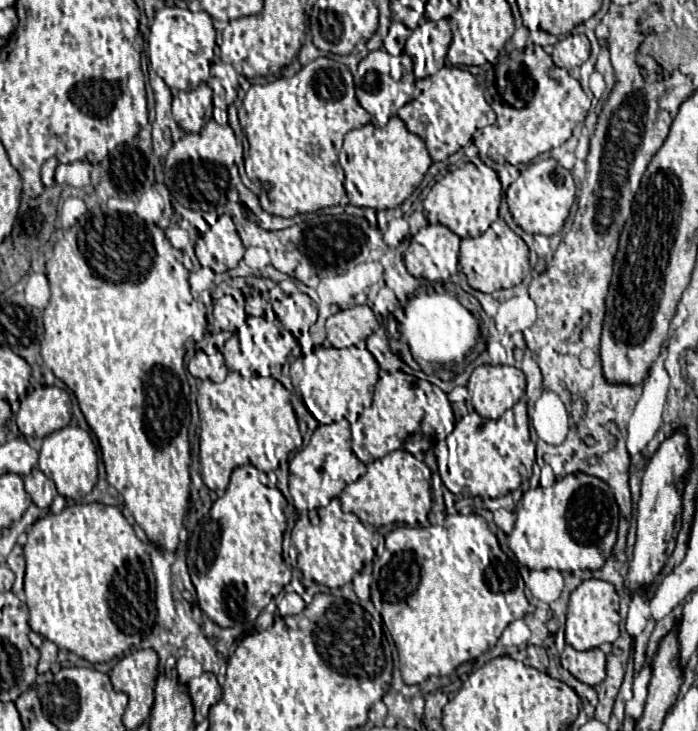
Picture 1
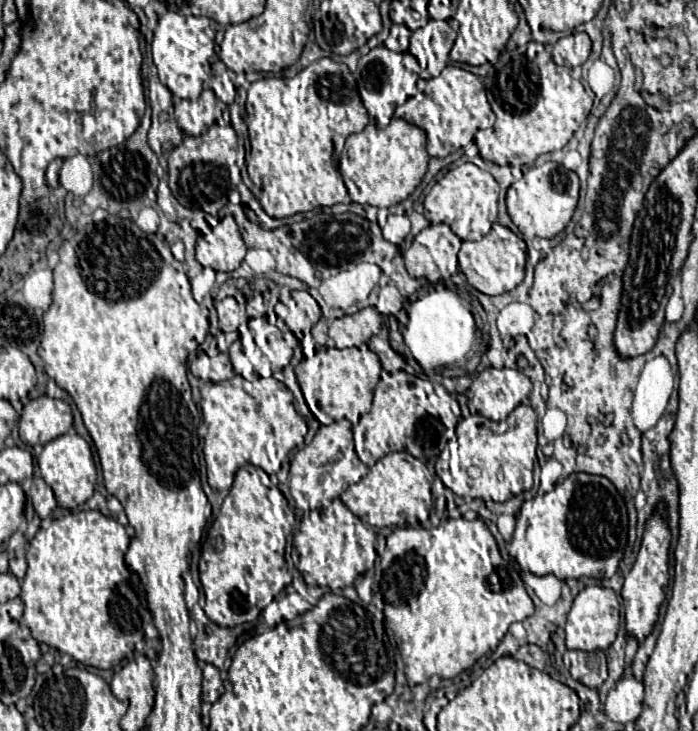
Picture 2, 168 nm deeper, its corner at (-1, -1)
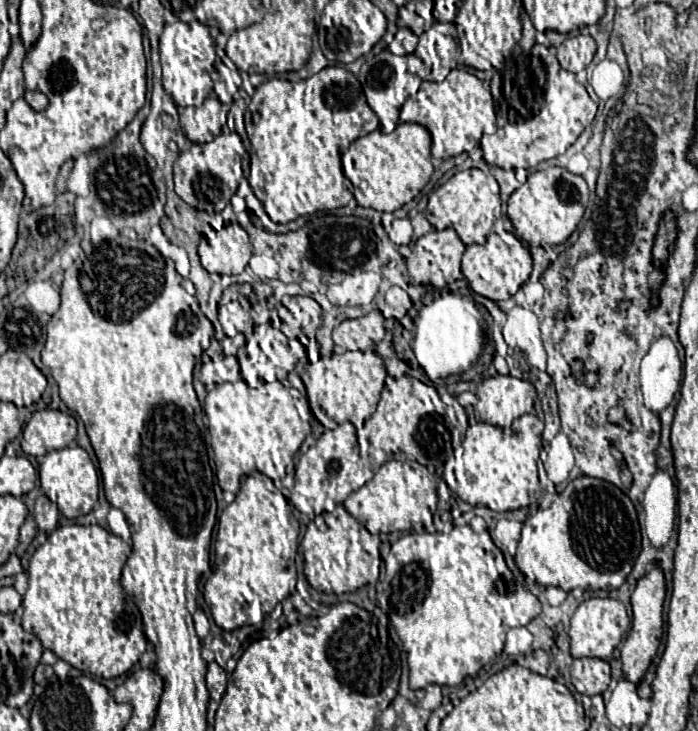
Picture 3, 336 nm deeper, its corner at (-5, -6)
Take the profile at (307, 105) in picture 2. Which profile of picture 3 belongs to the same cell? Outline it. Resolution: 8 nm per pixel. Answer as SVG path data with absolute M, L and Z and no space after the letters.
M329 66L317 72L315 76L299 82L271 78L257 86L248 110L251 116L245 116L245 129L252 146L249 184L273 222L287 224L305 214L345 207L353 200L353 194L347 186L347 178L343 174L341 155L353 140L367 136L369 132L379 128L379 120L365 100L359 80L351 72L337 66Z

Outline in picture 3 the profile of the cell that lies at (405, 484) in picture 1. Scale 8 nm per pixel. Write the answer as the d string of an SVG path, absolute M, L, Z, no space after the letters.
M385 462L379 472L345 500L345 510L371 534L391 532L434 533L433 510L437 508L437 477L417 462Z

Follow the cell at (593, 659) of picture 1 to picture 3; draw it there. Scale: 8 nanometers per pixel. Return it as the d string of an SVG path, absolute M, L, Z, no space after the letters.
M577 658L571 666L571 680L579 694L595 696L607 690L609 678L609 664L599 658Z

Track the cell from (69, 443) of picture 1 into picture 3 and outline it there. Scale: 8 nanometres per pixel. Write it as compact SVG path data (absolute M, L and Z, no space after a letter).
M77 444L45 454L39 466L39 480L41 480L41 490L47 494L51 502L59 506L59 512L67 518L79 518L89 514L97 502L97 492L99 492L97 470L89 454Z

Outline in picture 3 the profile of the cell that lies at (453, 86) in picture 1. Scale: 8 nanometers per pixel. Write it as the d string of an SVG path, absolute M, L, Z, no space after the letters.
M451 70L443 82L422 82L413 102L405 102L401 108L401 122L417 122L431 132L433 158L445 160L469 152L479 144L484 134L497 131L497 121L491 92L483 82L467 70Z

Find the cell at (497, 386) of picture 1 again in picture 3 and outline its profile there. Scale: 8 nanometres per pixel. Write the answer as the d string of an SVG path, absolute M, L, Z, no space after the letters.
M497 374L497 376L487 378L479 384L477 398L479 398L479 402L474 407L474 414L478 421L487 422L497 428L509 428L513 424L513 420L517 420L519 416L533 412L537 392L535 392L533 384L527 380L517 380L513 376Z

